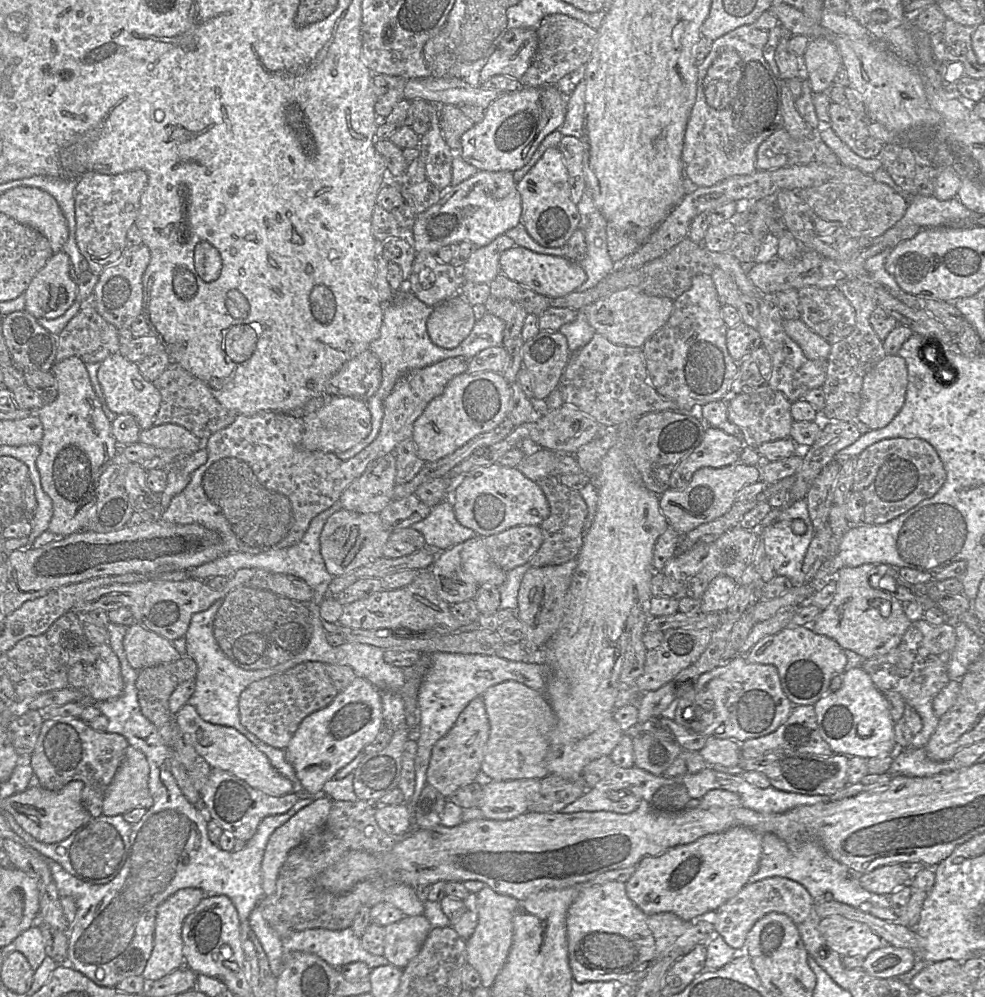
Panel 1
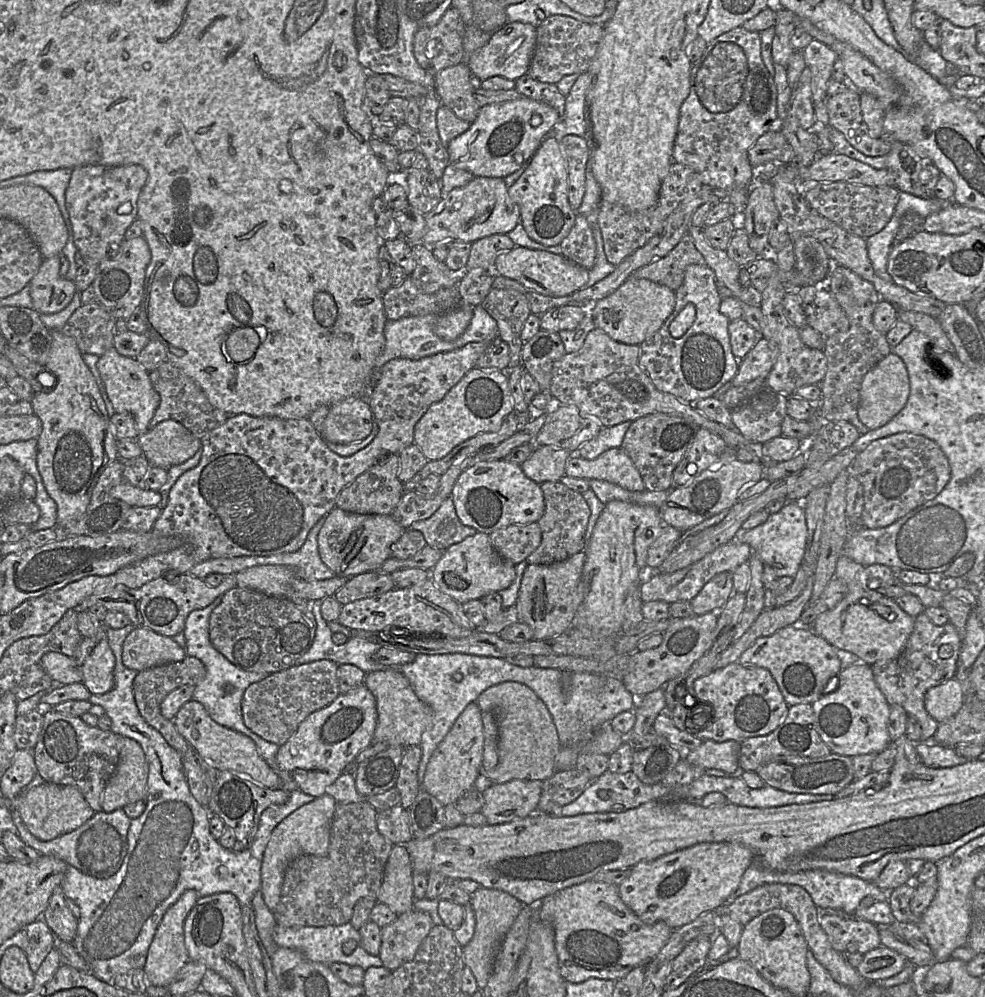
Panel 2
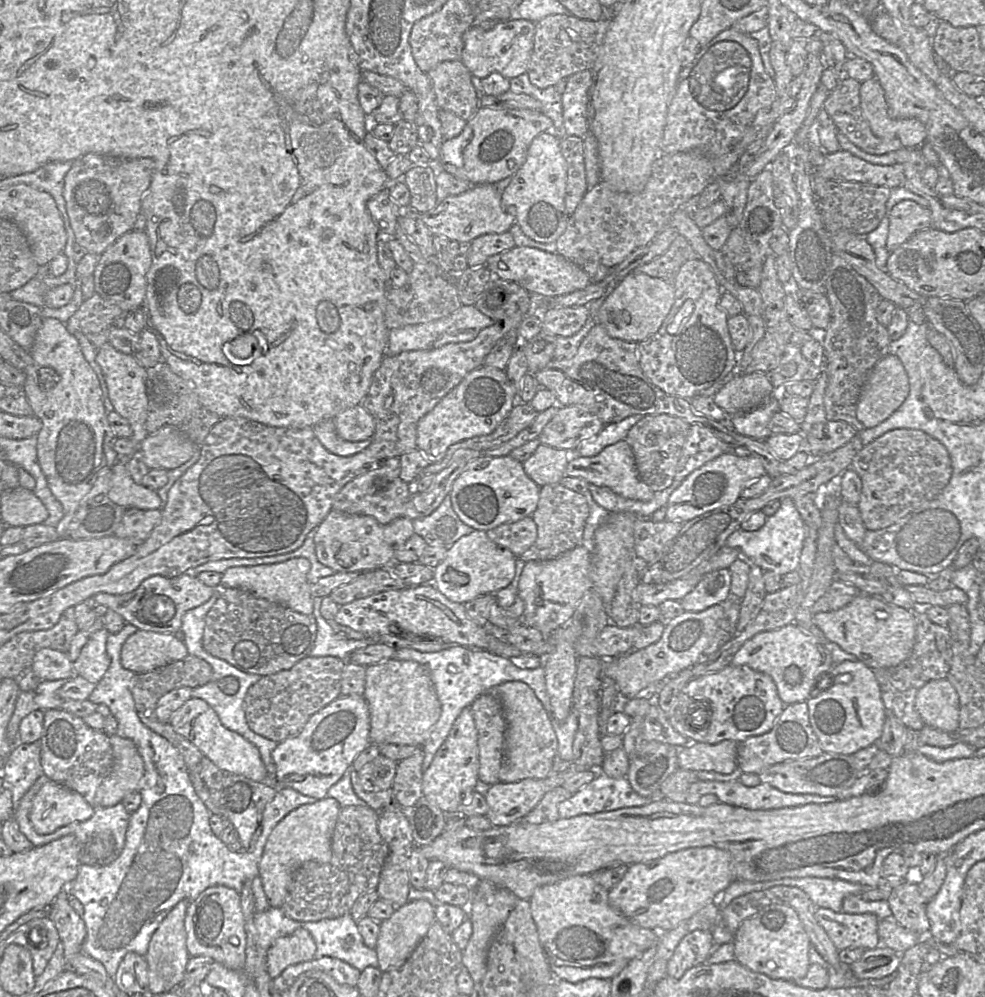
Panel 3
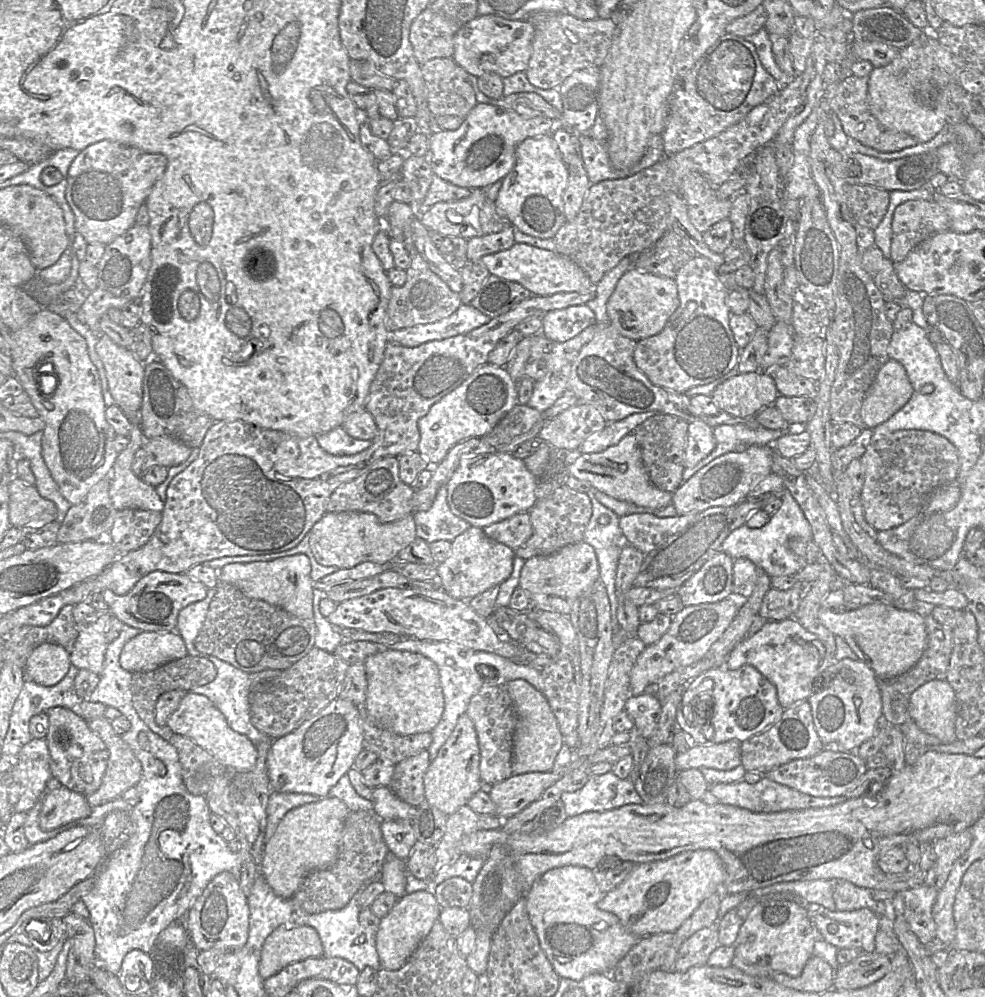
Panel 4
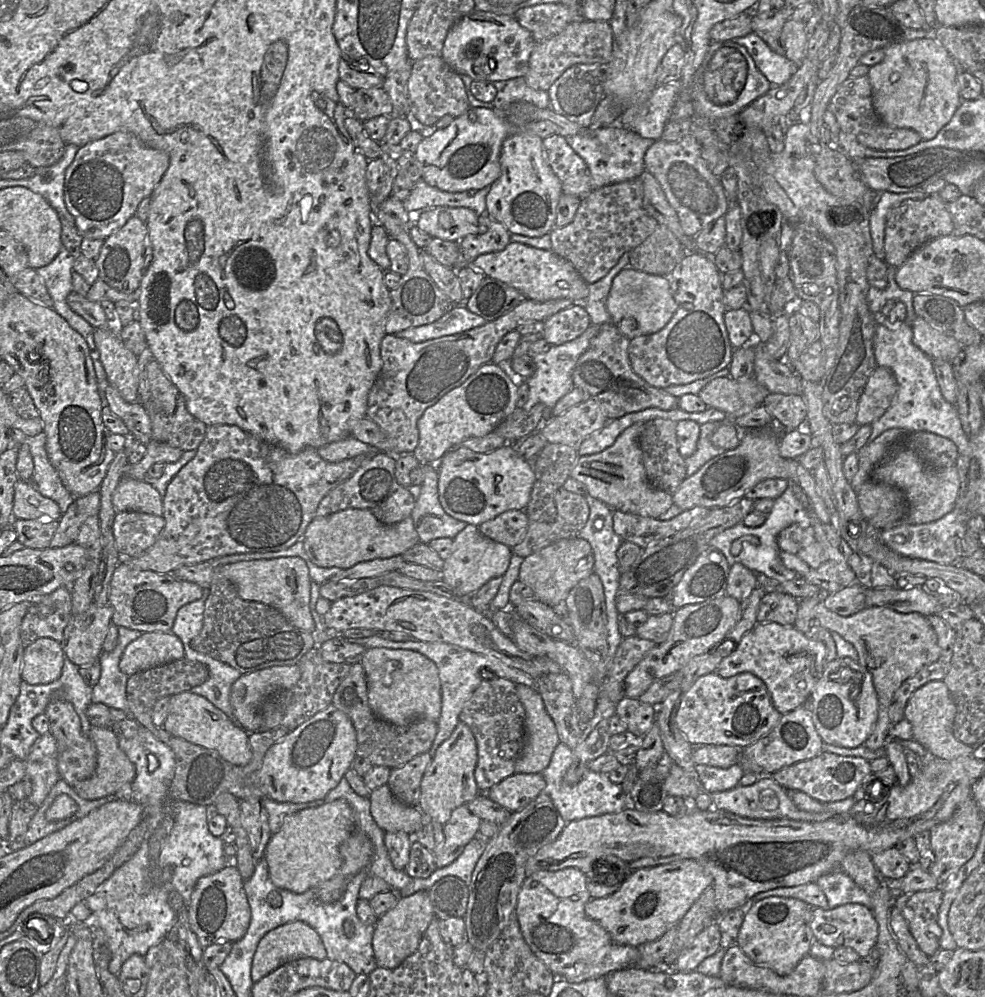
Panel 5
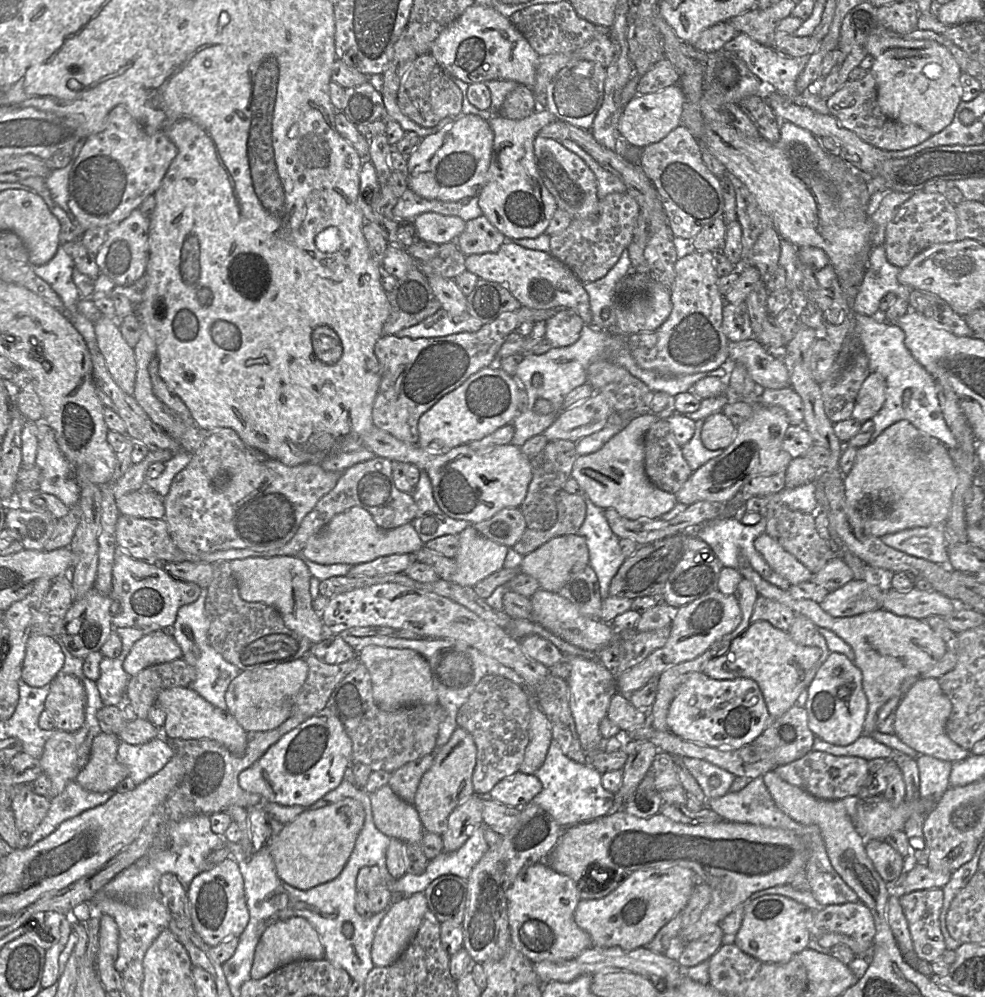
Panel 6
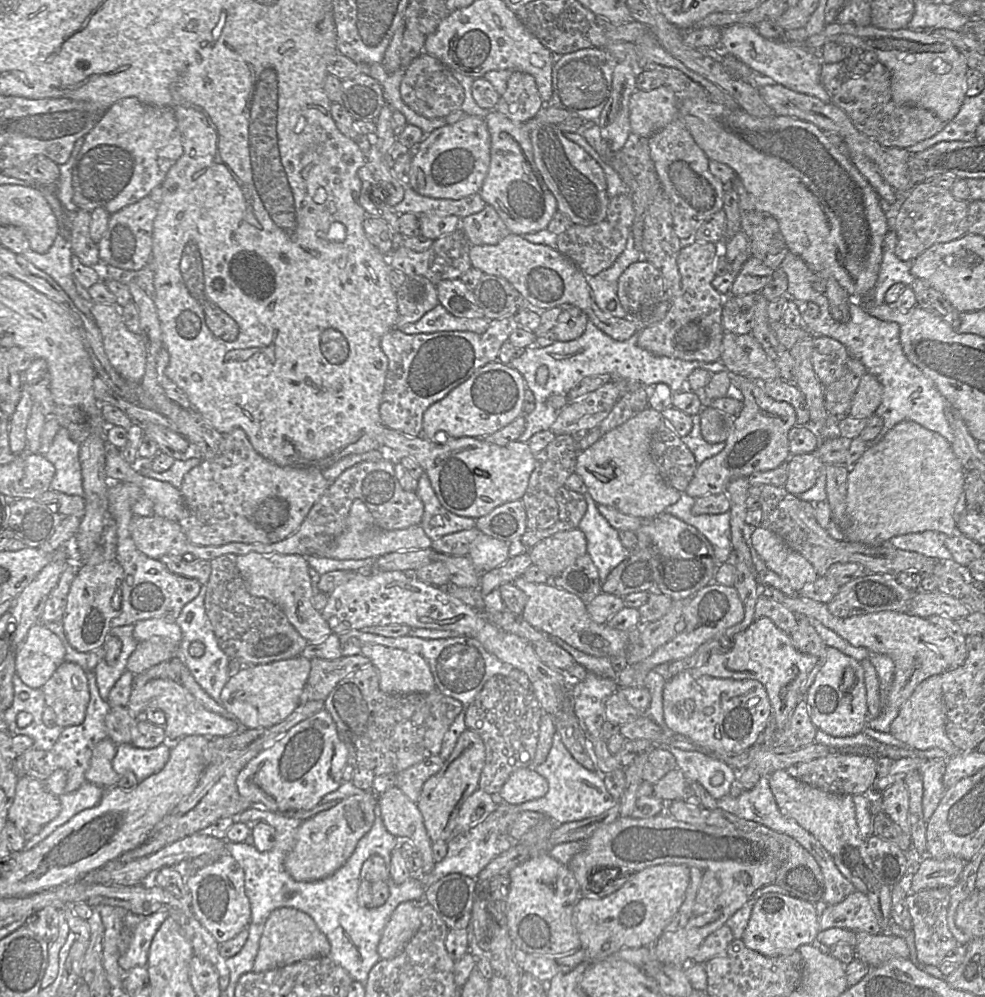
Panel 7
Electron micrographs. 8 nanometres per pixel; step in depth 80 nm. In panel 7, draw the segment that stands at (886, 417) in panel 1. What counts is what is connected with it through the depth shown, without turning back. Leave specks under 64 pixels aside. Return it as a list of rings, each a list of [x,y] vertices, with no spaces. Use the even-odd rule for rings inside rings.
[[[866,373],[860,380],[849,415],[870,418],[881,404],[883,387],[874,375]]]

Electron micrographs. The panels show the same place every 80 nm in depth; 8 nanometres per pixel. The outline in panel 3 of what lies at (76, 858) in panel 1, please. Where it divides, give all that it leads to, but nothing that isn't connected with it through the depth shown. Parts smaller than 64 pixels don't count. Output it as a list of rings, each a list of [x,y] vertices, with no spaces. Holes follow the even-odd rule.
[[[122,802],[111,807],[97,808],[90,819],[83,822],[74,822],[69,825],[61,827],[59,832],[62,833],[62,835],[58,836],[56,840],[63,836],[72,834],[76,837],[79,843],[79,848],[80,848],[79,861],[82,865],[90,865],[90,866],[108,865],[112,863],[114,860],[116,860],[123,851],[130,815],[131,813],[129,813],[126,810]]]

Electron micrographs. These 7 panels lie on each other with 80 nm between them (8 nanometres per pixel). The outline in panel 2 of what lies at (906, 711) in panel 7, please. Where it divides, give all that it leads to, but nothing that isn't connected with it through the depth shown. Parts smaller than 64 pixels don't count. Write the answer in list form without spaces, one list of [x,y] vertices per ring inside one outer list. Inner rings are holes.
[[[952,678],[927,690],[924,705],[929,715],[939,724],[955,716],[964,704],[961,683]]]

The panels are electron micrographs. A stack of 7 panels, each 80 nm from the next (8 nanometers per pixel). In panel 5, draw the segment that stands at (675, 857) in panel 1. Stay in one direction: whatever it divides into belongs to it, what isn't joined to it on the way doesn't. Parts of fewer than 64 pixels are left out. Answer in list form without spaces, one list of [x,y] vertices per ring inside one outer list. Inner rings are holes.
[[[692,859],[641,868],[630,873],[616,892],[588,901],[585,913],[610,934],[614,943],[638,947],[674,927],[712,882],[710,873]]]

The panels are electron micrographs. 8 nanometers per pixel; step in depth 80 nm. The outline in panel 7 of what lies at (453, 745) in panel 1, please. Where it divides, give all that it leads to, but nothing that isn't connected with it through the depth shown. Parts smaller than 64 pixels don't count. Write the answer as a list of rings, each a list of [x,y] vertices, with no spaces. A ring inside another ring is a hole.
[[[466,729],[459,736],[454,750],[444,761],[440,771],[424,783],[417,806],[432,842],[448,841],[454,835],[457,815],[462,804],[479,788],[485,756],[482,738],[475,731]]]

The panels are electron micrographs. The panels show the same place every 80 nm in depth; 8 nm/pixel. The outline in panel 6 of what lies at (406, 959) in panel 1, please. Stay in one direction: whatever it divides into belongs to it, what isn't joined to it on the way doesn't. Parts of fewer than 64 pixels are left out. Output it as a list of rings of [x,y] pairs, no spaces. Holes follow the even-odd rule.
[[[424,892],[393,900],[374,936],[371,956],[375,966],[390,966],[399,959],[416,936],[427,911]]]

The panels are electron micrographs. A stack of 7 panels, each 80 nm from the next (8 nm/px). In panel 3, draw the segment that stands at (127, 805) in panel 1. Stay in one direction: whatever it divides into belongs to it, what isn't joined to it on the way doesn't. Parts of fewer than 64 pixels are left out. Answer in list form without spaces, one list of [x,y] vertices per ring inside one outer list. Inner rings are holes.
[[[116,734],[110,736],[113,765],[110,773],[97,789],[95,805],[111,807],[134,791],[140,790],[145,764],[135,743]]]

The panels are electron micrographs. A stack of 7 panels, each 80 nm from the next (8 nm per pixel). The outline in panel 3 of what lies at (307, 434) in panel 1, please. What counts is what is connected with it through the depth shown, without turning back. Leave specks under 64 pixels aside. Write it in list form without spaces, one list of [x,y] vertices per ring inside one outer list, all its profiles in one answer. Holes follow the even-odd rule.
[[[362,404],[340,412],[333,420],[338,436],[346,441],[363,441],[375,433],[374,418]]]

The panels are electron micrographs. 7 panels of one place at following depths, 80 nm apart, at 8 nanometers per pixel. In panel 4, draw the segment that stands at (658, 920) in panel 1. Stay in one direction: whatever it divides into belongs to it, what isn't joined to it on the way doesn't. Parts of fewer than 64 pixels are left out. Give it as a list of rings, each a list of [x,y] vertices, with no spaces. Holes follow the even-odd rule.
[[[580,866],[547,871],[535,880],[524,895],[540,947],[560,978],[578,981],[593,973],[609,974],[641,939],[629,932],[615,914],[597,907],[603,896],[594,872]]]

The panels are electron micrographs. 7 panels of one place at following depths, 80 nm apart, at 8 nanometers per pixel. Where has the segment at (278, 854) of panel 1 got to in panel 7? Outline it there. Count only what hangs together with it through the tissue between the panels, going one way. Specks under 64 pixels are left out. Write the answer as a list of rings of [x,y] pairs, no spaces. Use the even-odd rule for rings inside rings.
[[[363,791],[304,820],[298,828],[294,847],[284,859],[286,872],[298,882],[317,881],[335,873],[352,855],[359,840],[370,831],[377,804],[378,796],[374,792]]]

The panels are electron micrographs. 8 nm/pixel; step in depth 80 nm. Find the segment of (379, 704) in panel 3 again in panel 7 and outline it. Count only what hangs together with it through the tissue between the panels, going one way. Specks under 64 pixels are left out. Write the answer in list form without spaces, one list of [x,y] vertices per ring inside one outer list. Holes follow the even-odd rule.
[[[362,644],[361,654],[377,668],[379,687],[386,694],[405,695],[437,690],[428,663],[419,654],[379,644]]]

